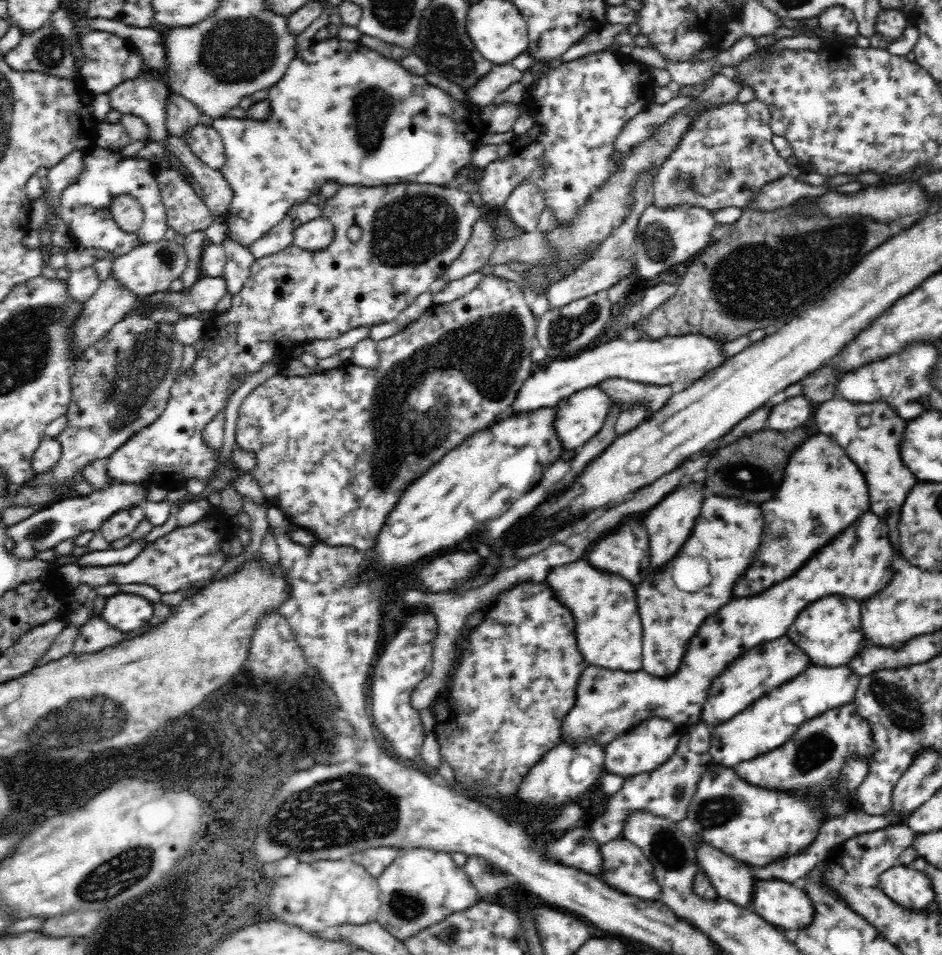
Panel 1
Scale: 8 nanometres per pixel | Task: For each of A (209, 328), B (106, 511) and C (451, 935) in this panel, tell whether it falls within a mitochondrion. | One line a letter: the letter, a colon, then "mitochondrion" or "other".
A: other
B: other
C: mitochondrion

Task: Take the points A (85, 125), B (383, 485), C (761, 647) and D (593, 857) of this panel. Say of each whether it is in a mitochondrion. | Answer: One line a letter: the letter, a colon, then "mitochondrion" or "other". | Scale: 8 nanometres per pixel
A: other
B: mitochondrion
C: other
D: other

